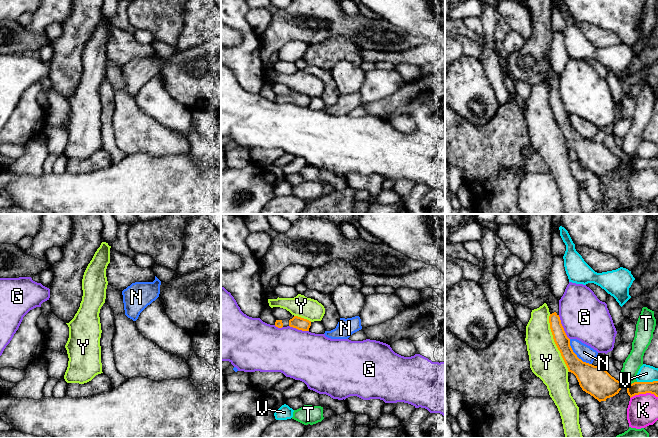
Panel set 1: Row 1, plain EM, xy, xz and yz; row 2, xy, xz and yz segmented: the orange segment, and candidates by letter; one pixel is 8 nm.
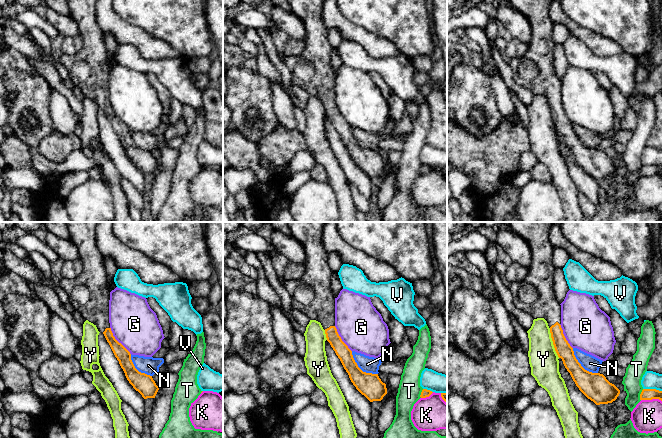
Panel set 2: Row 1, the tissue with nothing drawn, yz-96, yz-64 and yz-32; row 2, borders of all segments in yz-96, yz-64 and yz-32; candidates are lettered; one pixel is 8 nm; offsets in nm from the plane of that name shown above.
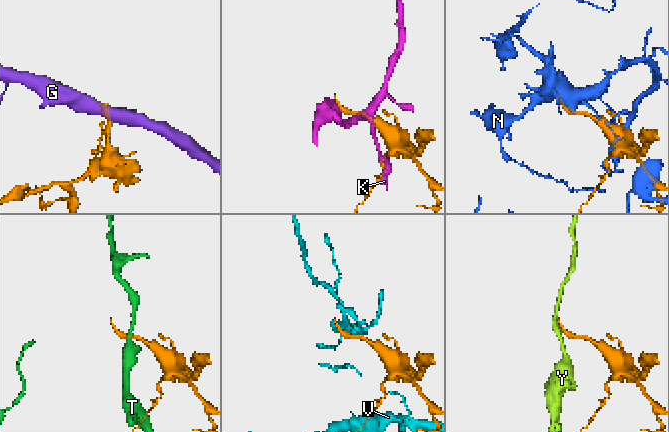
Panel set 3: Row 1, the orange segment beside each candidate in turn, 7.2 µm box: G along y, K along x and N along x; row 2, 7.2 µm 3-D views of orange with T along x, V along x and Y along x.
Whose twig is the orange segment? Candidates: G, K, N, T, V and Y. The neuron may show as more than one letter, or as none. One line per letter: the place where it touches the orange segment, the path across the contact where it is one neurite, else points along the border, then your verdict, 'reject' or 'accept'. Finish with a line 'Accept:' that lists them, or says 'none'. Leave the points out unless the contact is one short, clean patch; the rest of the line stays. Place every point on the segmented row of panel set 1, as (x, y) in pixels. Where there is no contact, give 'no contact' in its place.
G: yz (562, 327) | along yz (558, 315), (563, 330), (569, 339) | reject
K: yz (643, 393) | along yz (657, 396), (651, 393), (639, 393), (630, 398) | reject
N: yz (576, 355) | reject
T: yz (632, 383) | reject
V: yz (647, 382) | reject
Y: yz (555, 343) | along yz (549, 314), (549, 328), (553, 341), (569, 371) | reject
Accept: none

